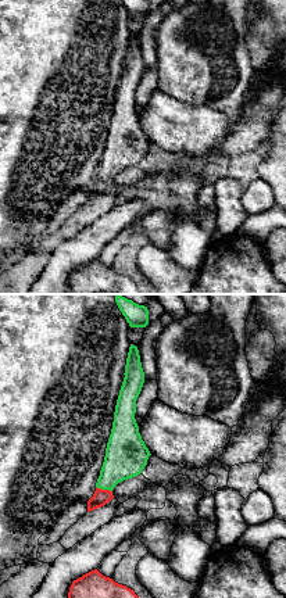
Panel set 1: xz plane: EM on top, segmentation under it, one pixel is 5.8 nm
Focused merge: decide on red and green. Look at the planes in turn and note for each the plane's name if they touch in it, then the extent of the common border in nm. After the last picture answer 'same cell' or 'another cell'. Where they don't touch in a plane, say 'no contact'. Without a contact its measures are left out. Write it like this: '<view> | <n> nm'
xz | 100 nm

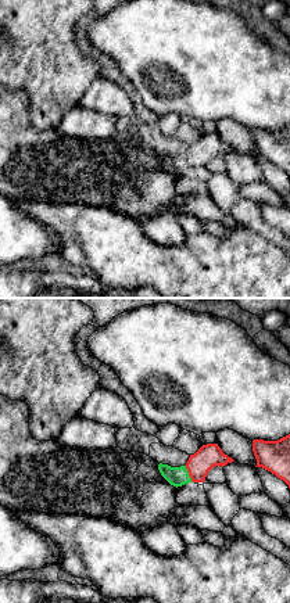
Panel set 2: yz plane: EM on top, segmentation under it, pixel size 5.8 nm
yz | 110 nm

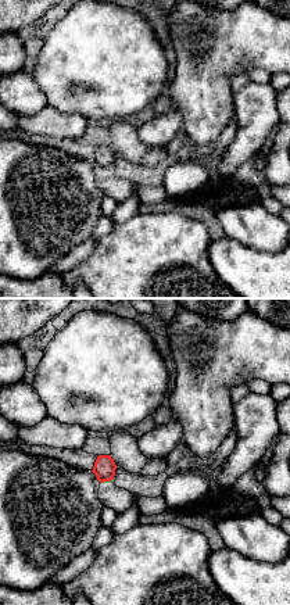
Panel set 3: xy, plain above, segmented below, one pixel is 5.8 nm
xy | 60 nm

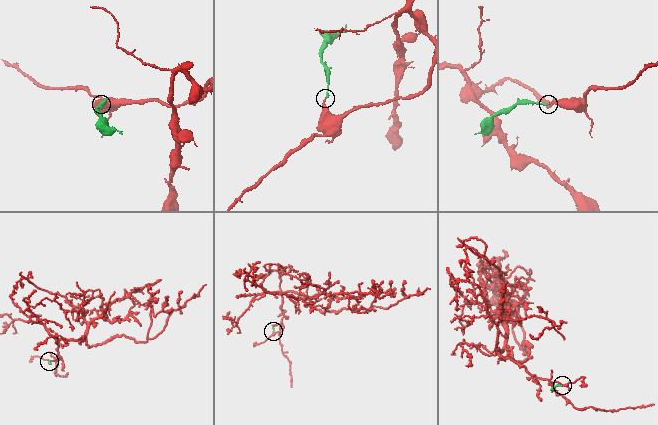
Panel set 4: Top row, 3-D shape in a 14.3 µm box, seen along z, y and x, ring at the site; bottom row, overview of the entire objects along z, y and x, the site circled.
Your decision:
same cell

